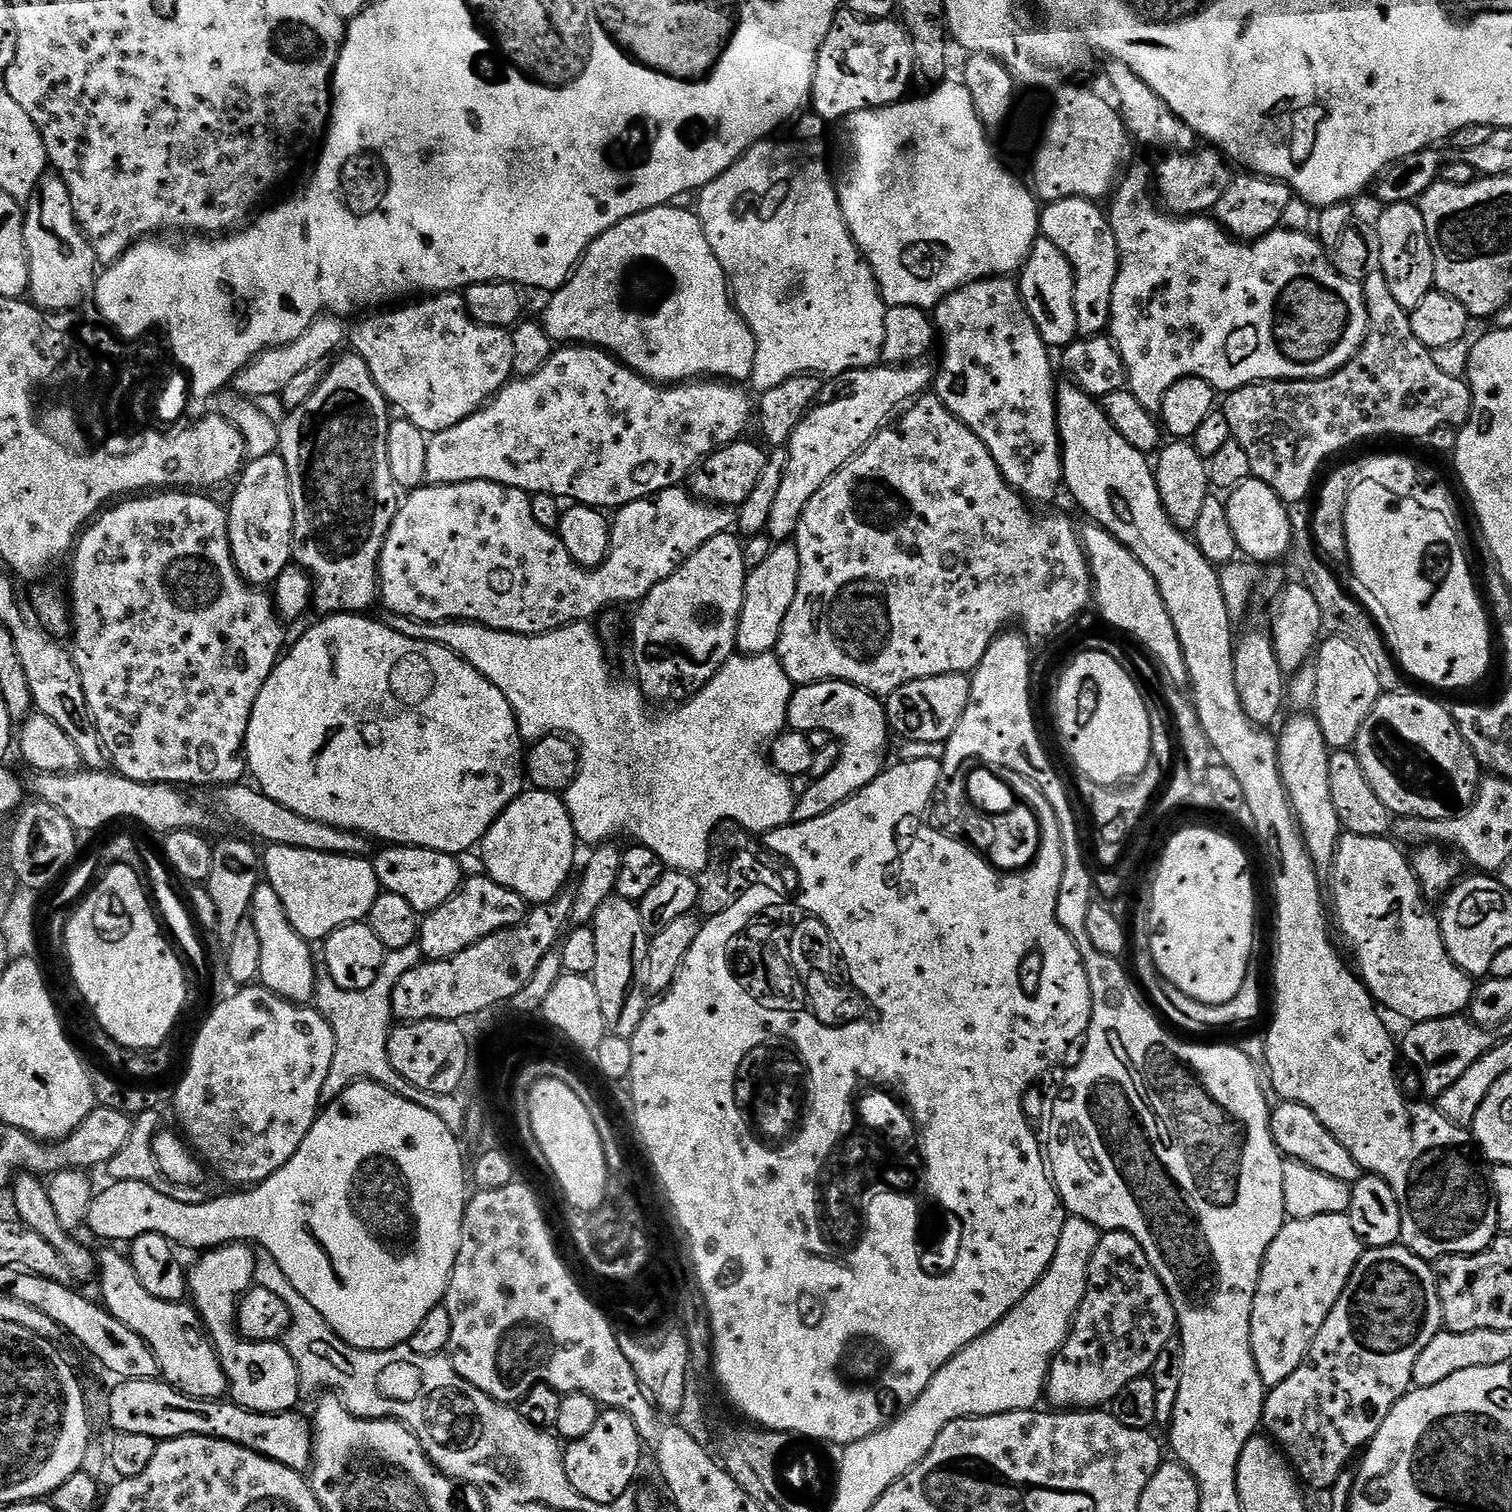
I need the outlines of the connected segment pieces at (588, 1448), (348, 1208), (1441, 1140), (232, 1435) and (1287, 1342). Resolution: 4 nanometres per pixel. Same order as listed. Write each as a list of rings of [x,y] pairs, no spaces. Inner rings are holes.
[[[616,1408],[601,1411],[594,1430],[563,1449],[566,1478],[570,1478],[570,1486],[574,1486],[582,1498],[599,1504],[613,1504],[618,1498],[629,1495],[628,1487],[635,1482],[636,1471],[640,1468],[640,1448],[642,1452],[638,1430],[625,1412]]]
[[[357,1080],[348,1089],[340,1095],[337,1100],[331,1101],[317,1115],[314,1126],[310,1130],[310,1134],[306,1134],[306,1138],[302,1142],[302,1146],[298,1146],[298,1150],[294,1154],[294,1158],[290,1158],[290,1162],[286,1162],[286,1166],[282,1166],[274,1174],[270,1174],[270,1178],[266,1178],[261,1184],[249,1187],[247,1190],[236,1190],[233,1196],[216,1196],[213,1200],[204,1200],[201,1204],[187,1204],[186,1201],[180,1200],[179,1195],[167,1196],[162,1194],[162,1190],[154,1190],[154,1186],[150,1186],[146,1182],[134,1182],[133,1180],[118,1180],[109,1183],[109,1188],[104,1188],[95,1193],[92,1198],[92,1205],[88,1211],[86,1221],[87,1231],[92,1231],[100,1240],[108,1240],[104,1242],[116,1242],[112,1240],[125,1240],[131,1242],[138,1239],[142,1234],[162,1234],[162,1238],[166,1238],[177,1249],[183,1248],[200,1248],[199,1250],[211,1250],[220,1248],[223,1244],[235,1244],[237,1242],[251,1242],[253,1245],[261,1244],[259,1247],[274,1258],[274,1262],[278,1262],[278,1266],[282,1270],[282,1274],[286,1274],[286,1278],[290,1278],[290,1286],[294,1286],[294,1290],[298,1290],[298,1294],[302,1294],[302,1298],[306,1298],[306,1302],[310,1302],[310,1306],[314,1306],[314,1310],[318,1310],[318,1314],[322,1314],[322,1318],[326,1318],[326,1322],[336,1331],[336,1333],[344,1339],[352,1348],[361,1348],[367,1352],[384,1352],[388,1348],[398,1348],[407,1345],[408,1339],[414,1334],[414,1330],[418,1330],[418,1326],[422,1326],[422,1318],[426,1318],[426,1314],[430,1314],[430,1310],[441,1307],[444,1295],[448,1289],[448,1283],[452,1277],[452,1271],[456,1265],[458,1258],[458,1246],[462,1238],[462,1222],[464,1221],[464,1207],[468,1205],[470,1199],[469,1181],[466,1179],[466,1164],[464,1168],[464,1156],[460,1153],[460,1144],[457,1133],[450,1130],[450,1126],[446,1126],[446,1122],[442,1122],[442,1118],[438,1118],[438,1114],[430,1114],[430,1110],[426,1110],[422,1106],[418,1106],[414,1102],[406,1102],[406,1098],[402,1098],[398,1094],[394,1094],[390,1089],[382,1087],[380,1084],[373,1084],[370,1080]]]
[[[1068,382],[1061,383],[1056,393],[1056,431],[1060,433],[1062,484],[1066,492],[1068,488],[1069,494],[1076,499],[1077,506],[1088,515],[1087,519],[1091,523],[1095,524],[1097,528],[1104,528],[1110,534],[1114,534],[1114,538],[1118,538],[1118,542],[1122,542],[1122,546],[1126,546],[1126,550],[1130,550],[1130,554],[1134,554],[1134,558],[1138,558],[1138,562],[1142,562],[1142,566],[1146,566],[1146,570],[1150,570],[1150,578],[1154,578],[1154,582],[1158,586],[1158,594],[1162,594],[1162,602],[1170,614],[1170,622],[1174,622],[1174,630],[1178,634],[1178,642],[1182,646],[1182,658],[1186,662],[1186,670],[1188,671],[1188,684],[1190,689],[1192,688],[1190,699],[1196,706],[1196,713],[1202,722],[1202,730],[1206,730],[1206,738],[1210,742],[1215,759],[1226,770],[1230,770],[1230,774],[1234,774],[1234,778],[1238,778],[1238,783],[1241,784],[1242,794],[1244,795],[1244,808],[1246,812],[1252,815],[1252,820],[1256,823],[1256,832],[1260,835],[1261,842],[1268,847],[1268,852],[1272,855],[1273,862],[1276,863],[1276,877],[1272,880],[1273,886],[1276,887],[1276,969],[1272,972],[1272,980],[1276,983],[1276,1013],[1272,1016],[1272,1025],[1268,1028],[1268,1036],[1265,1035],[1263,1037],[1265,1046],[1263,1063],[1266,1065],[1266,1073],[1270,1081],[1274,1082],[1274,1089],[1276,1089],[1281,1101],[1289,1100],[1295,1104],[1306,1106],[1306,1110],[1311,1110],[1314,1118],[1318,1118],[1318,1122],[1322,1122],[1322,1126],[1326,1126],[1326,1130],[1330,1130],[1330,1134],[1334,1134],[1334,1138],[1338,1138],[1338,1142],[1342,1142],[1342,1146],[1346,1146],[1346,1150],[1350,1150],[1354,1162],[1358,1162],[1361,1173],[1381,1176],[1390,1186],[1390,1190],[1394,1190],[1396,1206],[1400,1209],[1400,1221],[1402,1222],[1400,1239],[1403,1247],[1409,1248],[1415,1256],[1420,1256],[1423,1260],[1429,1262],[1435,1262],[1441,1256],[1473,1256],[1475,1252],[1484,1252],[1491,1246],[1493,1240],[1498,1235],[1498,1206],[1496,1205],[1495,1196],[1492,1195],[1489,1173],[1487,1171],[1483,1172],[1480,1169],[1481,1161],[1478,1159],[1478,1152],[1474,1147],[1474,1137],[1468,1128],[1460,1128],[1454,1122],[1450,1122],[1440,1113],[1439,1107],[1432,1105],[1431,1108],[1428,1104],[1419,1104],[1416,1100],[1407,1100],[1404,1097],[1404,1092],[1400,1089],[1400,1080],[1396,1077],[1396,1056],[1398,1060],[1397,1041],[1396,1044],[1392,1041],[1392,1036],[1388,1033],[1388,1028],[1384,1025],[1383,1018],[1376,1013],[1378,1005],[1367,988],[1365,988],[1363,980],[1360,979],[1359,975],[1351,967],[1348,969],[1344,965],[1343,958],[1336,953],[1336,948],[1332,945],[1332,936],[1328,933],[1328,920],[1324,917],[1326,896],[1325,893],[1324,896],[1320,893],[1320,880],[1316,877],[1318,869],[1312,863],[1312,859],[1304,846],[1304,837],[1300,835],[1300,826],[1296,823],[1296,814],[1292,810],[1292,804],[1288,801],[1288,795],[1280,777],[1280,763],[1276,753],[1277,737],[1273,733],[1272,736],[1268,733],[1271,731],[1252,724],[1246,718],[1246,712],[1242,710],[1242,702],[1238,698],[1238,686],[1234,682],[1234,658],[1232,657],[1234,651],[1232,616],[1228,613],[1231,612],[1230,605],[1228,605],[1226,598],[1222,594],[1222,582],[1220,581],[1217,565],[1211,564],[1202,554],[1202,550],[1198,550],[1193,537],[1174,526],[1172,520],[1166,514],[1158,494],[1156,474],[1149,457],[1145,453],[1134,450],[1134,446],[1130,446],[1130,442],[1126,442],[1114,430],[1112,423],[1106,418],[1103,407],[1093,397],[1088,396],[1081,388],[1075,387]]]
[[[163,1379],[125,1380],[106,1396],[106,1419],[116,1432],[150,1434],[157,1442],[173,1440],[179,1436],[213,1436],[234,1442],[246,1450],[254,1450],[282,1466],[301,1474],[312,1467],[312,1441],[314,1428],[300,1410],[290,1412],[255,1412],[231,1399],[199,1400],[171,1388]]]
[[[1347,1214],[1285,1219],[1282,1230],[1278,1230],[1278,1238],[1274,1238],[1274,1242],[1270,1242],[1270,1250],[1266,1250],[1258,1290],[1254,1294],[1254,1310],[1250,1314],[1250,1346],[1265,1389],[1277,1388],[1286,1382],[1286,1378],[1290,1378],[1290,1374],[1294,1374],[1294,1370],[1298,1370],[1298,1366],[1302,1366],[1314,1338],[1318,1338],[1318,1330],[1322,1330],[1326,1318],[1330,1318],[1334,1302],[1342,1298],[1342,1290],[1346,1290],[1346,1282],[1354,1266],[1358,1266],[1361,1251],[1360,1239],[1358,1234],[1354,1234],[1352,1219]]]

